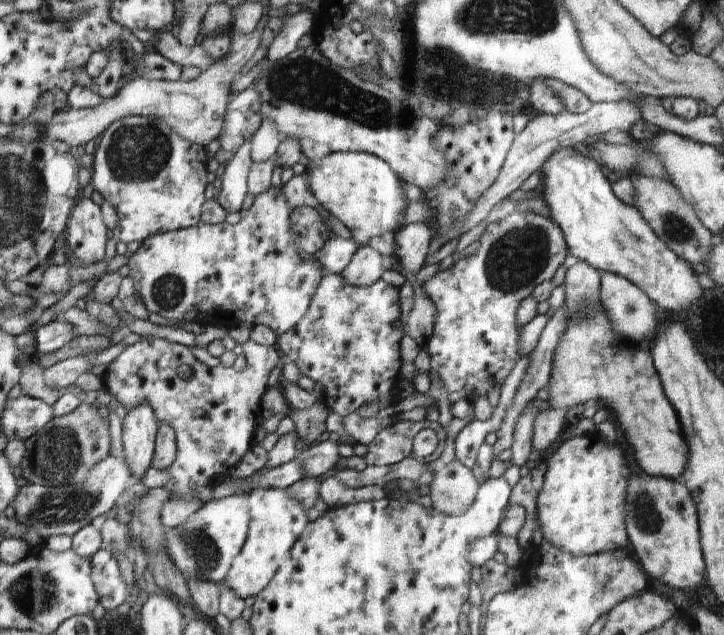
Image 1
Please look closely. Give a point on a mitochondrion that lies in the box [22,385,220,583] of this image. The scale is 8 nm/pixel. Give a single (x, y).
(58, 452)

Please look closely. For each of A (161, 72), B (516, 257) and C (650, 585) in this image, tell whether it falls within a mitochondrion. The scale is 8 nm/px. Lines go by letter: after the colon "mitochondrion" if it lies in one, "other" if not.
A: other
B: mitochondrion
C: other

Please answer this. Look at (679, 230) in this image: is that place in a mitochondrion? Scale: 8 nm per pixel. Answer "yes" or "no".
yes

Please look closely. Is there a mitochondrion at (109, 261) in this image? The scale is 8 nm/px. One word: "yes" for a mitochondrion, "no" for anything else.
no

